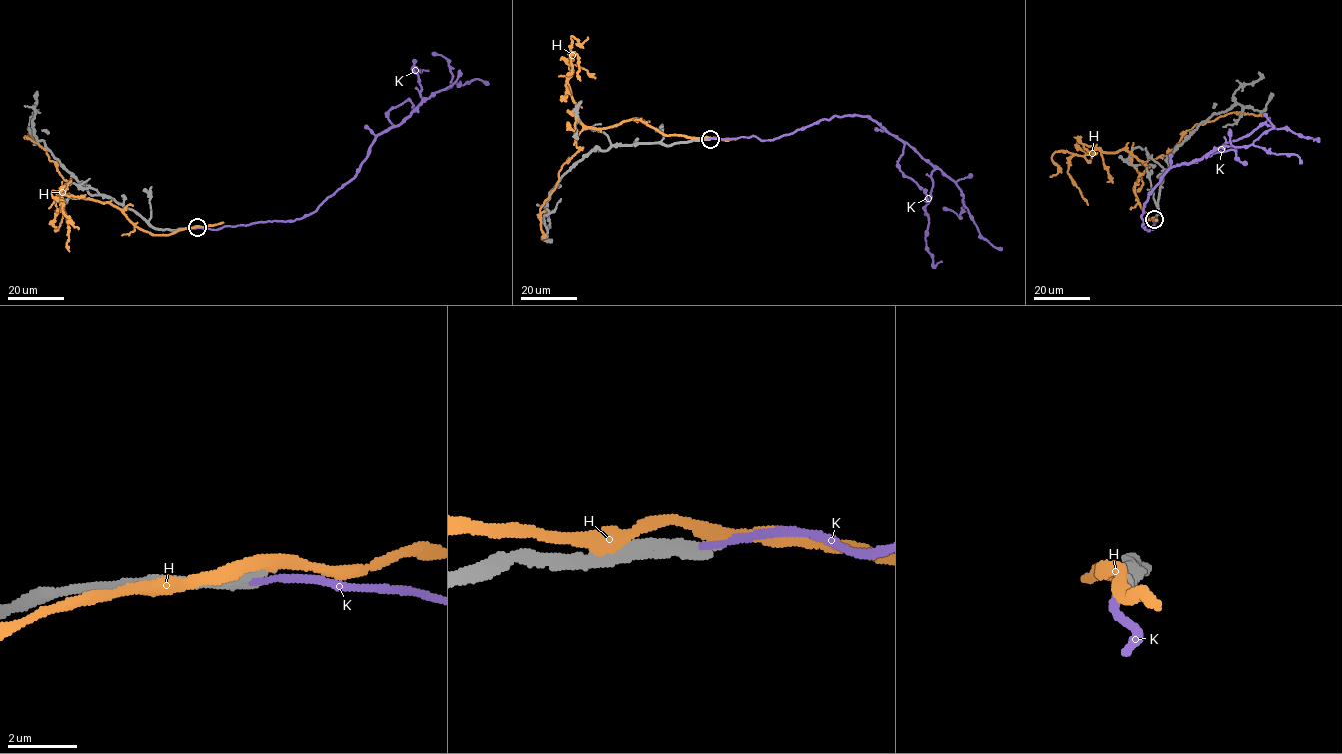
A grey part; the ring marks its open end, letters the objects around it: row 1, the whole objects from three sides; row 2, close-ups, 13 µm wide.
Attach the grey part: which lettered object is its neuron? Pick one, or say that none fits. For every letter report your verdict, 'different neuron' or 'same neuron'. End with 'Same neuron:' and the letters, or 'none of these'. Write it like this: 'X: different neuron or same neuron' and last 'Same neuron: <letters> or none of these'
H: different neuron
K: different neuron
Same neuron: none of these

